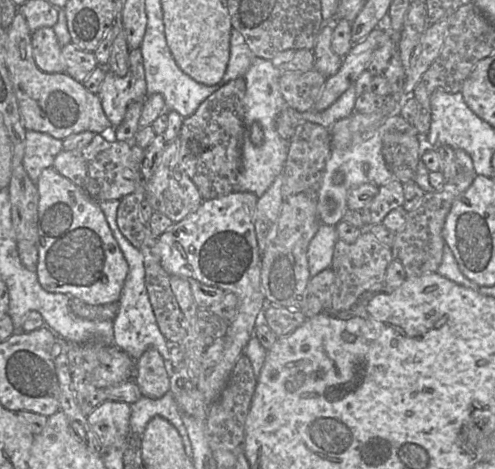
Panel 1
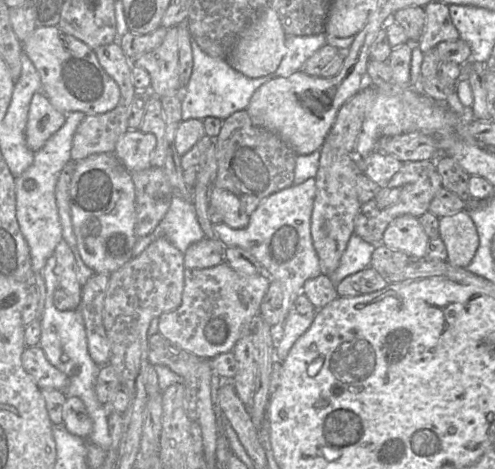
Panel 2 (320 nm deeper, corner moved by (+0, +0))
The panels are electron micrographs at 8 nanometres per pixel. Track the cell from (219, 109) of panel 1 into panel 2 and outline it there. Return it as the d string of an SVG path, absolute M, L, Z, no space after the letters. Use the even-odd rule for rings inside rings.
M247 110L223 120L214 145L217 154L214 185L235 195L249 215L262 200L294 184L297 154L277 133L255 125Z

